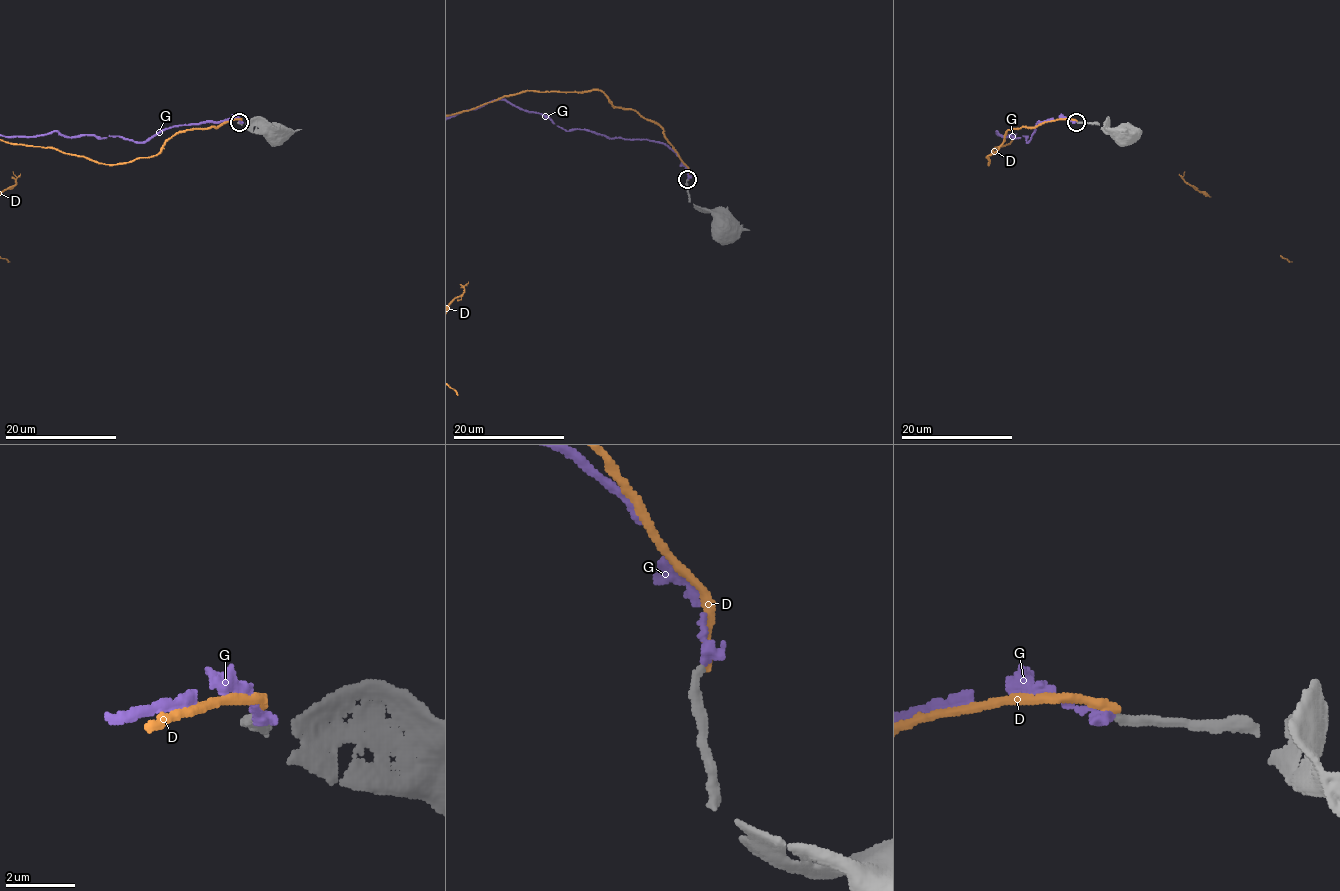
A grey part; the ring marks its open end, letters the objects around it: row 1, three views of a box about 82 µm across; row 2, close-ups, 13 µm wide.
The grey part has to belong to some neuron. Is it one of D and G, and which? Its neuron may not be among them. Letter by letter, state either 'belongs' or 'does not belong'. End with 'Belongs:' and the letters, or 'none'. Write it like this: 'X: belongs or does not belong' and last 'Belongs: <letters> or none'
D: does not belong
G: belongs
Belongs: G

